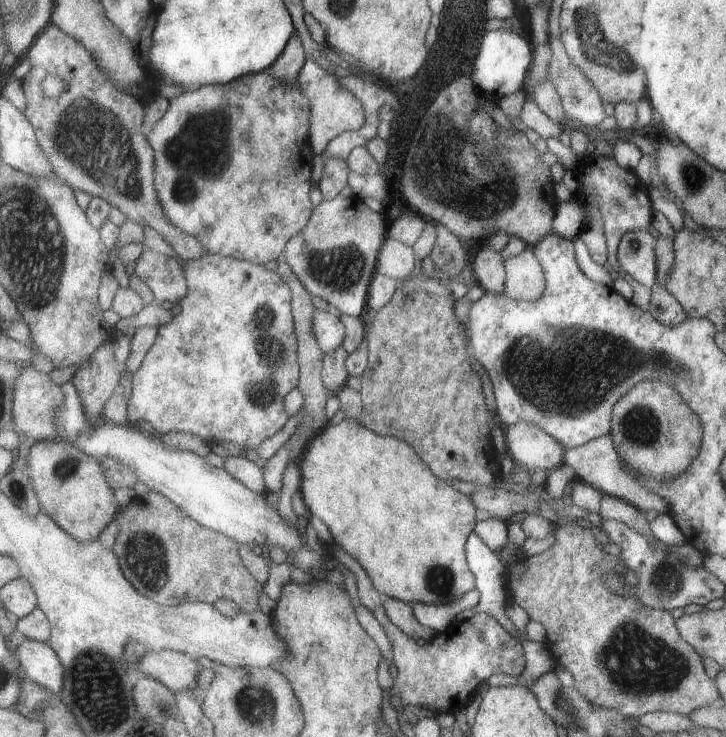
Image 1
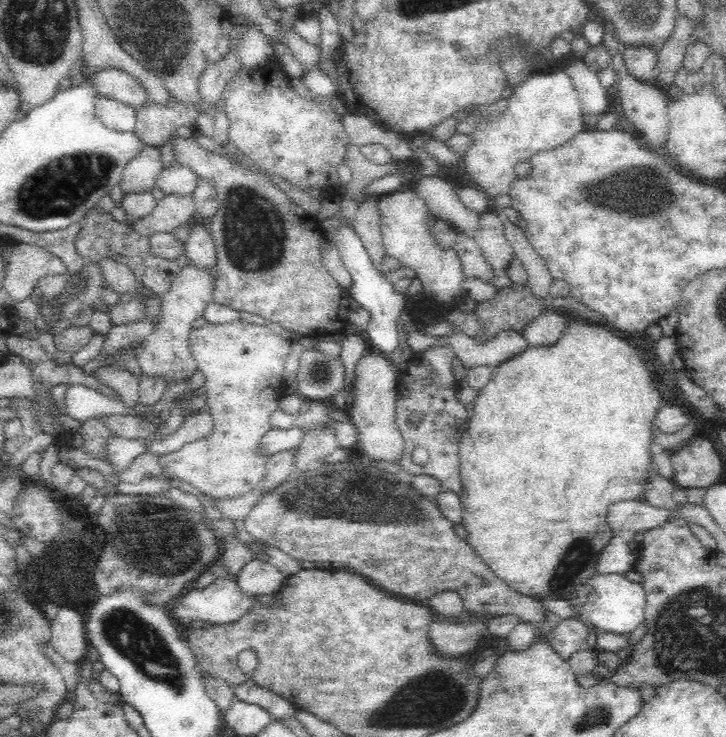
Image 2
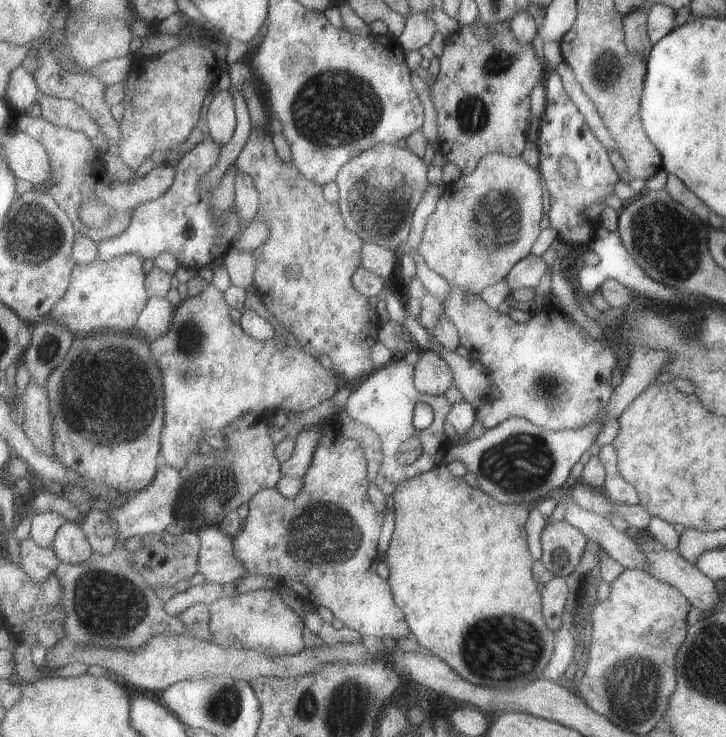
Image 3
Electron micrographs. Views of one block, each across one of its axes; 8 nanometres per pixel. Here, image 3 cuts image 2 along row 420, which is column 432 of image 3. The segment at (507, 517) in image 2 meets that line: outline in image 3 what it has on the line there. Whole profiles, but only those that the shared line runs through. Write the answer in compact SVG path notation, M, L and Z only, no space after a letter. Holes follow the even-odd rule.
M449 466L433 468L431 472L419 474L413 480L407 480L405 484L401 484L397 488L397 492L393 494L393 506L395 506L395 530L393 530L393 536L391 536L389 550L387 550L387 566L389 566L389 578L387 580L391 582L391 588L395 592L395 602L407 614L407 620L409 620L411 630L413 630L413 638L419 642L419 646L441 656L447 664L451 664L453 670L457 670L463 676L463 680L467 680L475 686L483 686L483 688L505 686L507 690L515 692L515 690L525 688L527 684L543 678L543 670L545 670L545 666L547 666L547 662L549 662L549 658L555 650L555 634L545 624L543 608L541 608L543 606L541 594L537 592L537 582L533 582L533 576L531 576L531 564L535 562L535 558L529 552L527 530L523 526L525 520L521 520L521 518L525 518L523 508L499 504L497 500L493 500L483 490L471 488L463 478L457 478Z

